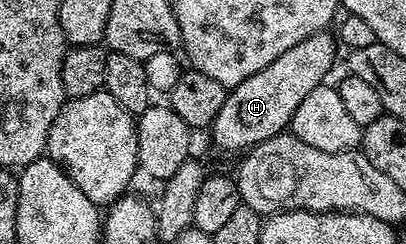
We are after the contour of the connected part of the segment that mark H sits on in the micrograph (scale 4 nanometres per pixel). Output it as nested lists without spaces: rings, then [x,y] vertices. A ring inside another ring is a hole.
[[[334,32],[314,33],[309,39],[301,39],[297,47],[289,47],[281,59],[273,59],[269,67],[257,71],[257,75],[249,75],[245,83],[230,90],[221,111],[217,111],[217,119],[209,127],[216,147],[227,153],[235,153],[238,149],[250,151],[262,141],[284,132],[291,124],[293,111],[301,107],[309,91],[330,78],[327,76],[335,65],[335,49],[337,37]]]

